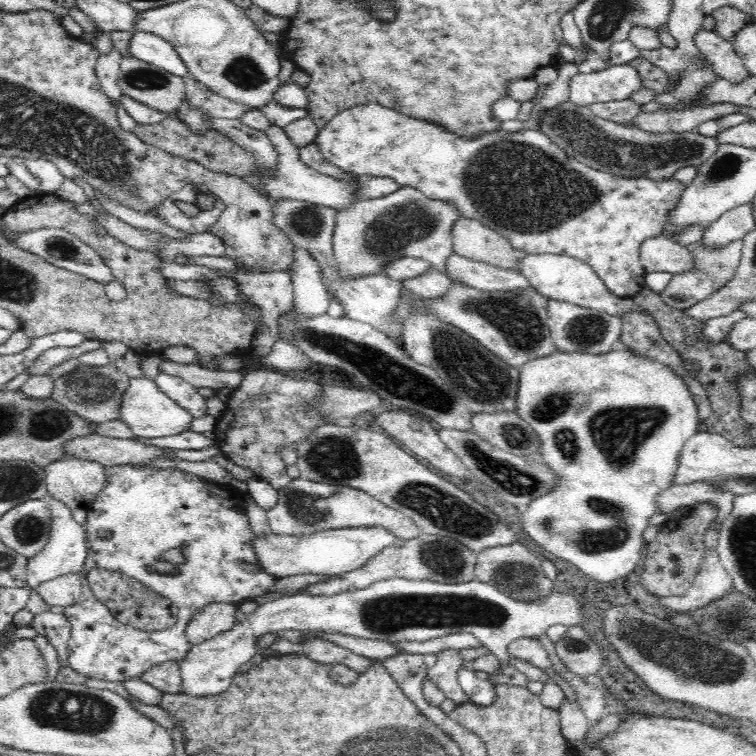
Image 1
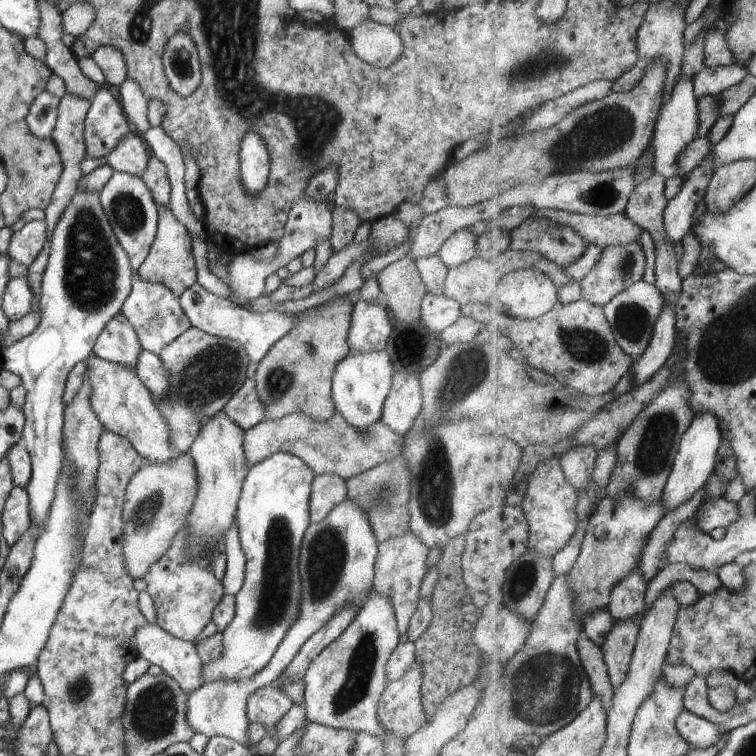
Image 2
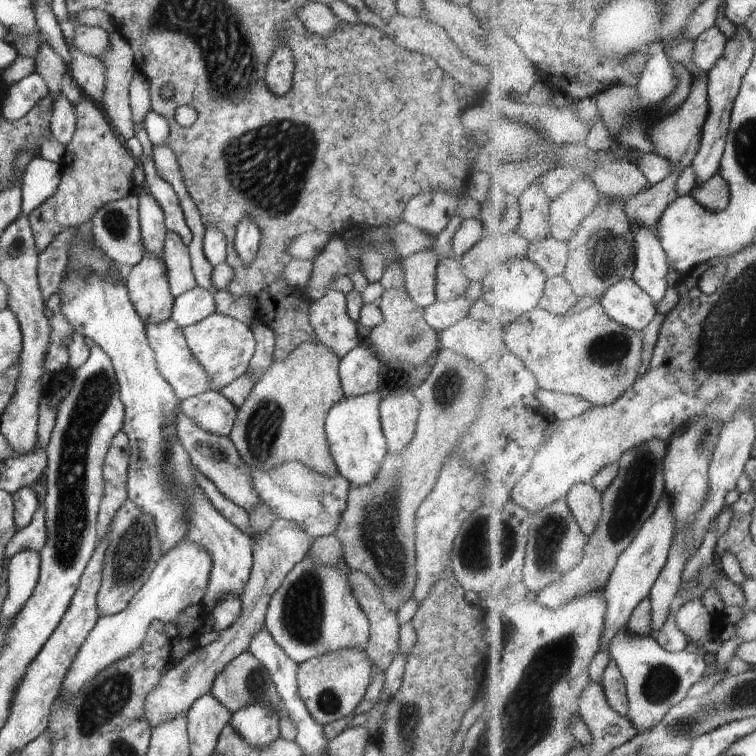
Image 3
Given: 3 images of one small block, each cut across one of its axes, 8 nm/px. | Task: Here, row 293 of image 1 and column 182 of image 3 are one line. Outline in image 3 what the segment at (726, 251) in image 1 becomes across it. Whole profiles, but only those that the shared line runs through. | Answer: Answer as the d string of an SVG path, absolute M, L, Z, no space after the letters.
M276 518L272 527L258 539L252 540L253 566L250 579L241 591L241 614L235 624L220 631L220 638L204 648L196 646L189 656L184 657L172 668L166 670L160 683L147 697L143 705L144 715L151 729L165 724L179 715L186 715L190 706L211 691L214 680L222 670L242 652L249 648L250 640L257 630L265 627L265 617L270 598L282 585L288 572L301 562L316 538L309 536L293 521Z

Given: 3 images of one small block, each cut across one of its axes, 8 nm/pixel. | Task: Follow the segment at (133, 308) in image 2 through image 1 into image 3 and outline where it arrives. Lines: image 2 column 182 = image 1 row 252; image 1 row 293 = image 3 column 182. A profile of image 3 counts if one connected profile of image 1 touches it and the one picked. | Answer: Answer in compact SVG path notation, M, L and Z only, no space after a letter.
M173 319L160 323L146 323L145 336L150 349L154 352L160 375L170 384L175 396L181 402L211 390L209 388L209 377L192 357L183 329Z

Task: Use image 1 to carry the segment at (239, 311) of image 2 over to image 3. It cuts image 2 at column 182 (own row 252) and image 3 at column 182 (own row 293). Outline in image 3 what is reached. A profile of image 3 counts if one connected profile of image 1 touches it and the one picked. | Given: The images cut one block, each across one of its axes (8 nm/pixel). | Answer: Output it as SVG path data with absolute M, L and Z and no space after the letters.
M197 286L197 288L175 298L171 319L184 329L215 313L217 311L214 295Z

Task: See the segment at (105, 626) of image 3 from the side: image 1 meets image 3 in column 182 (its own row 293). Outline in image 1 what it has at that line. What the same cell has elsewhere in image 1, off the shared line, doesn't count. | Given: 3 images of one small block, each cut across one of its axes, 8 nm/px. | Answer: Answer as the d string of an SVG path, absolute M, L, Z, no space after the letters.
M528 253L519 260L517 270L529 280L530 286L549 300L576 304L620 318L624 318L624 314L634 311L634 306L636 306L632 297L620 297L610 292L604 281L589 264L568 255Z

